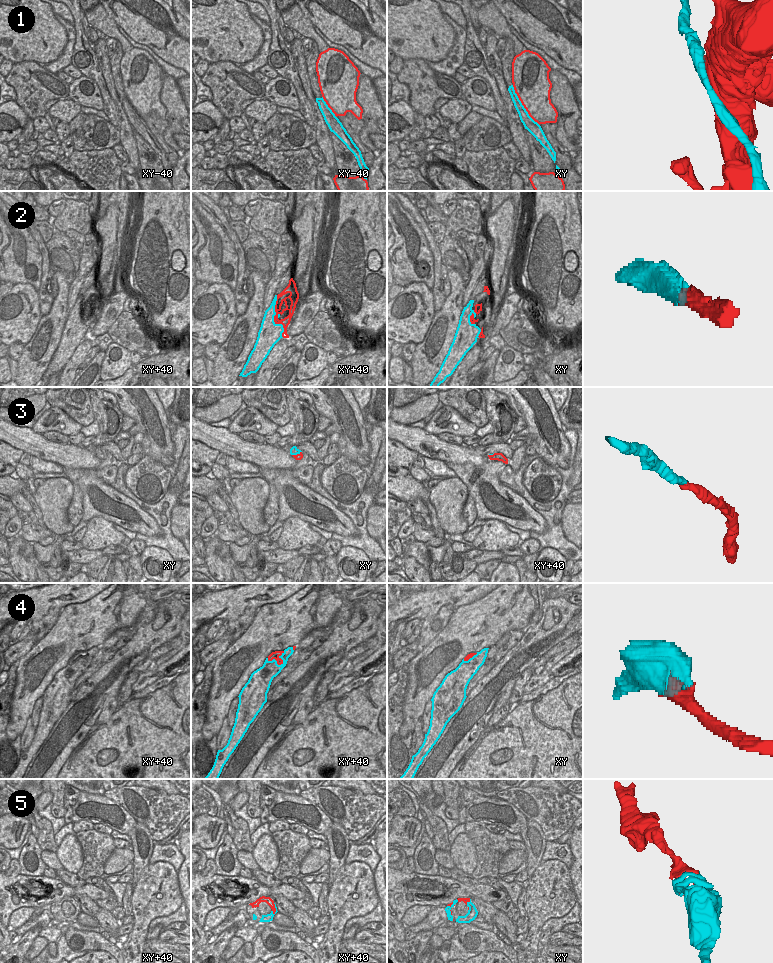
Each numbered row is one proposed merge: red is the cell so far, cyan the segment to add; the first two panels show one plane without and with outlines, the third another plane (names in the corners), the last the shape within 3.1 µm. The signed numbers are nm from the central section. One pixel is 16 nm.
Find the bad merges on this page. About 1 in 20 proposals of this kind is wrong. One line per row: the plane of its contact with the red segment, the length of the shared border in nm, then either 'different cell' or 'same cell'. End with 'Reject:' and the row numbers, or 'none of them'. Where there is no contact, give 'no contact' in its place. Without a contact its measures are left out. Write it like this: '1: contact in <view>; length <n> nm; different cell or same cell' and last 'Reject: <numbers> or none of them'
1: contact in xy; length 800 nm; same cell
2: contact in xy+40; length 700 nm; same cell
3: contact in xy; length 170 nm; same cell
4: contact in xy+40; length 320 nm; same cell
5: contact in xy+40; length 190 nm; same cell
Reject: none of them

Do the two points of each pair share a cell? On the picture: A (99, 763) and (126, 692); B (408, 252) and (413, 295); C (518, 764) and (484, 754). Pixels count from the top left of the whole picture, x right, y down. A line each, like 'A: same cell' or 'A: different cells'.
A: different cells
B: different cells
C: same cell

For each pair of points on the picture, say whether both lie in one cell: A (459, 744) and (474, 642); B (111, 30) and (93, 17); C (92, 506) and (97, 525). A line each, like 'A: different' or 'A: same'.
A: different
B: same
C: different

